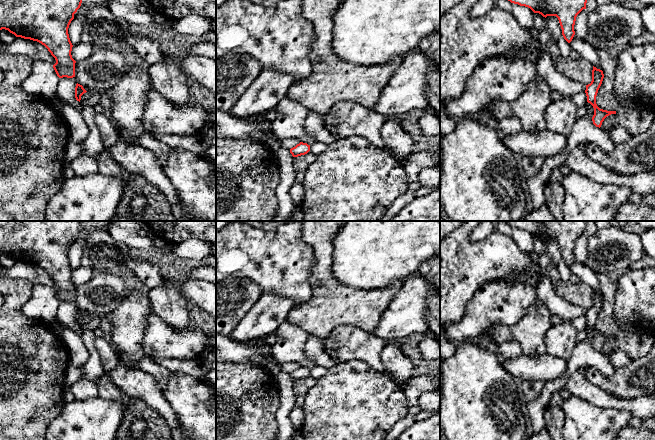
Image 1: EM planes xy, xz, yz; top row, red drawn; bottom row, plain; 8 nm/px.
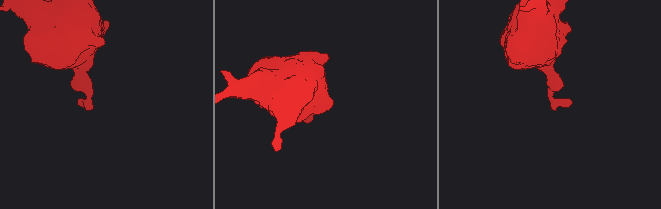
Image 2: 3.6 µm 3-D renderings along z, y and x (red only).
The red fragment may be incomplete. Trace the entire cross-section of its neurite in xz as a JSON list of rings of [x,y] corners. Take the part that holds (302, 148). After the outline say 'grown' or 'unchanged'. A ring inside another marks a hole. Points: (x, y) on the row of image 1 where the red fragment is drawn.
[[[300,142],[295,147],[290,149],[290,153],[293,157],[298,157],[301,155],[305,155],[310,151],[310,145],[307,143]]]; unchanged

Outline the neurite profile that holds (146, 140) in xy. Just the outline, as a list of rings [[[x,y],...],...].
[[[149,134],[140,135],[136,139],[136,142],[141,146],[151,149],[161,166],[165,163],[170,151],[173,149],[166,144],[160,143],[156,138]]]

